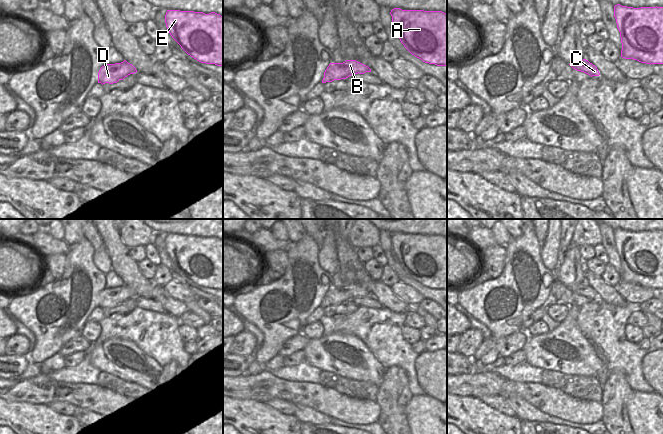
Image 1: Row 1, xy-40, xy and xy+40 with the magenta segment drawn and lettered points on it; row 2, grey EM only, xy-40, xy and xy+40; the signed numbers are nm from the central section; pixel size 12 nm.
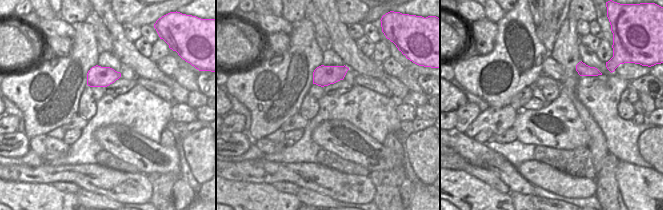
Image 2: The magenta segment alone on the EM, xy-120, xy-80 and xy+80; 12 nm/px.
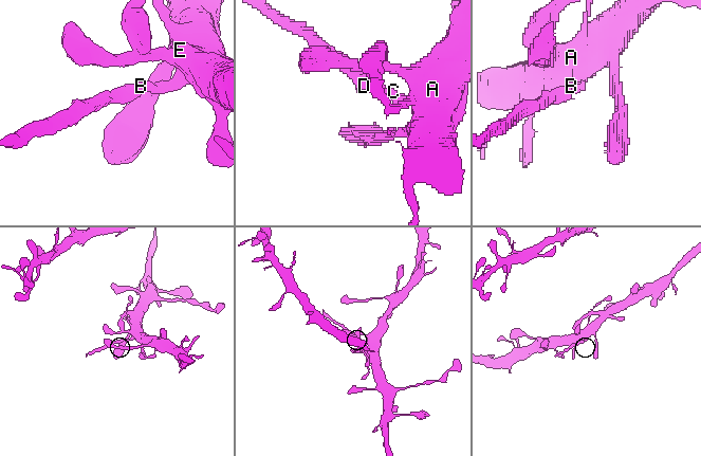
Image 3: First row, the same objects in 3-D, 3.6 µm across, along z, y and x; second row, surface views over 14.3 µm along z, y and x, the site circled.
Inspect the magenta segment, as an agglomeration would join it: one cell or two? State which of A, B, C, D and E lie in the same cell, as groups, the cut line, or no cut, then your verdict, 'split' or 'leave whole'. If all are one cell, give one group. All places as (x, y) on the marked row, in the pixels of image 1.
A C E / B D | xy+40 (582, 60), (583, 69), (581, 71) | split

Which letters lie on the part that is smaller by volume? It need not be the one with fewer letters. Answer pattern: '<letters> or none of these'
B, D

